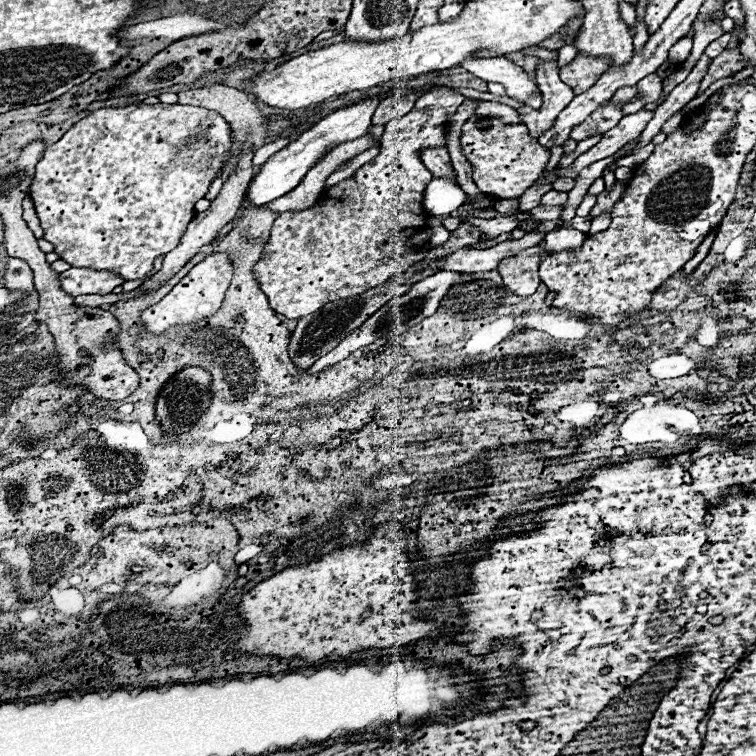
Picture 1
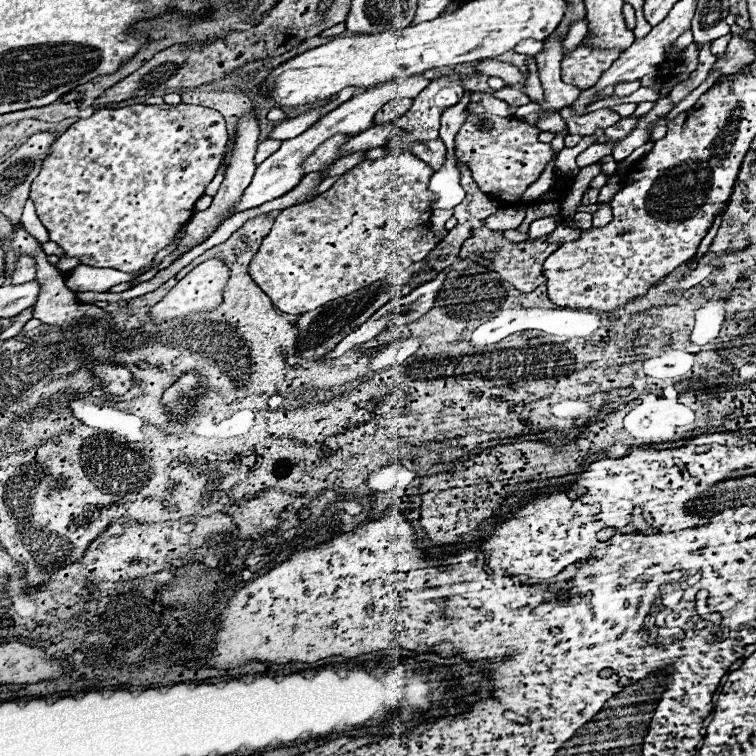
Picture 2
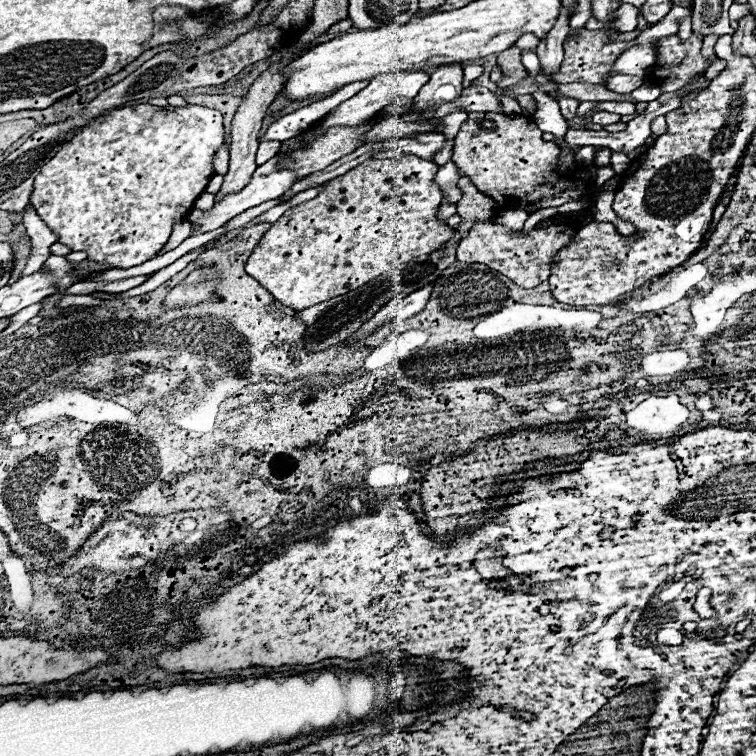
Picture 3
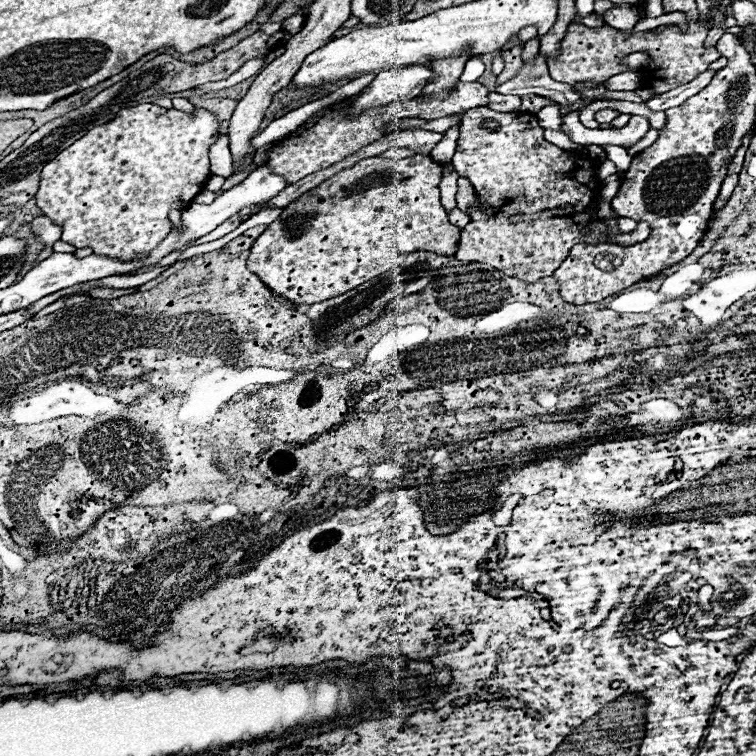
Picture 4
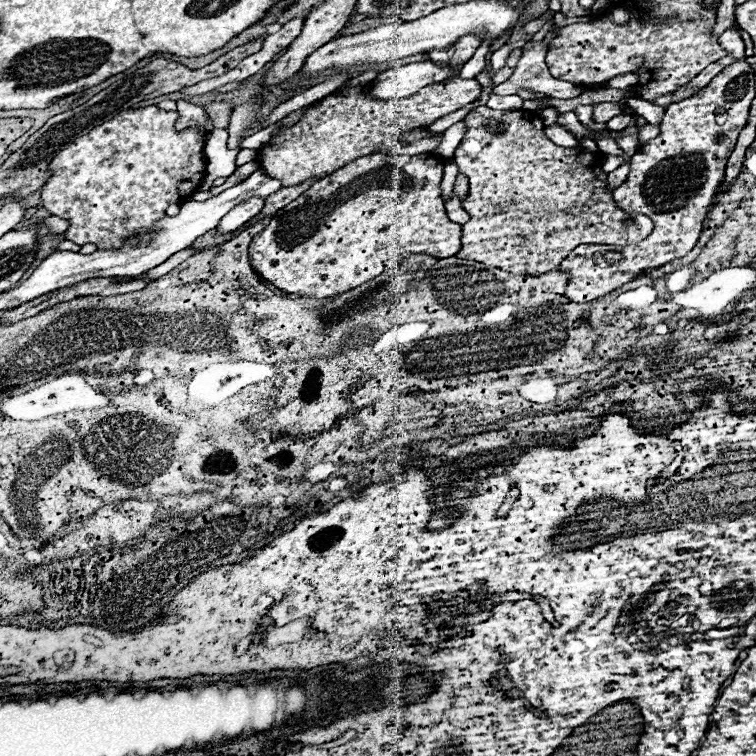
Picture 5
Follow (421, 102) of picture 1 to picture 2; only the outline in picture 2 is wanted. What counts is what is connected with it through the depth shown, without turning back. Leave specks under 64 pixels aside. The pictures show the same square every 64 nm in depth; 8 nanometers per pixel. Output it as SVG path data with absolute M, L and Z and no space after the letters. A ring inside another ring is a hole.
M458 74L438 76L418 94L412 108L396 120L402 132L388 142L386 156L360 162L342 174L330 190L306 204L280 212L268 238L264 238L256 258L248 266L250 276L278 310L300 316L330 300L358 292L384 280L394 270L406 270L440 242L438 236L396 236L400 230L428 224L424 218L430 214L430 202L434 198L428 192L434 170L416 158L408 146L440 138L442 112L459 103L463 95ZM432 122L436 126L426 126ZM414 218L418 222L410 222Z

